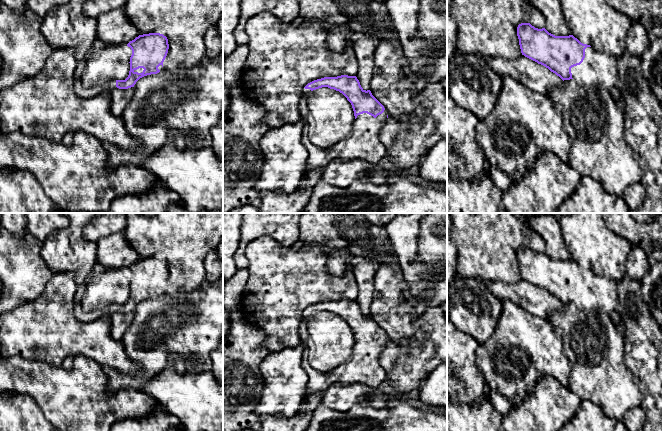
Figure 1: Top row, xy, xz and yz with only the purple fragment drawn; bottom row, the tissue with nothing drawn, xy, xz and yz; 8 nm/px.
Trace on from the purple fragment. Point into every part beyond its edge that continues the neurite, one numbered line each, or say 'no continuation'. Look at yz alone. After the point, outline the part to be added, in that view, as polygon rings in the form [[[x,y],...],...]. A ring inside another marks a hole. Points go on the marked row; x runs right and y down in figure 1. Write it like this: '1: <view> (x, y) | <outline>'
1: yz (599, 69) | [[[587,47],[583,62],[572,67],[571,73],[580,86],[607,90],[618,104],[623,105],[616,57]]]

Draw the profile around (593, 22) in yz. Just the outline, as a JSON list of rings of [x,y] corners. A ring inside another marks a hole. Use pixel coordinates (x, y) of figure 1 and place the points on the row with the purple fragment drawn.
[[[560,0],[560,2],[571,34],[581,43],[616,58],[626,52],[628,31],[632,24],[629,17],[614,9],[606,0]]]

